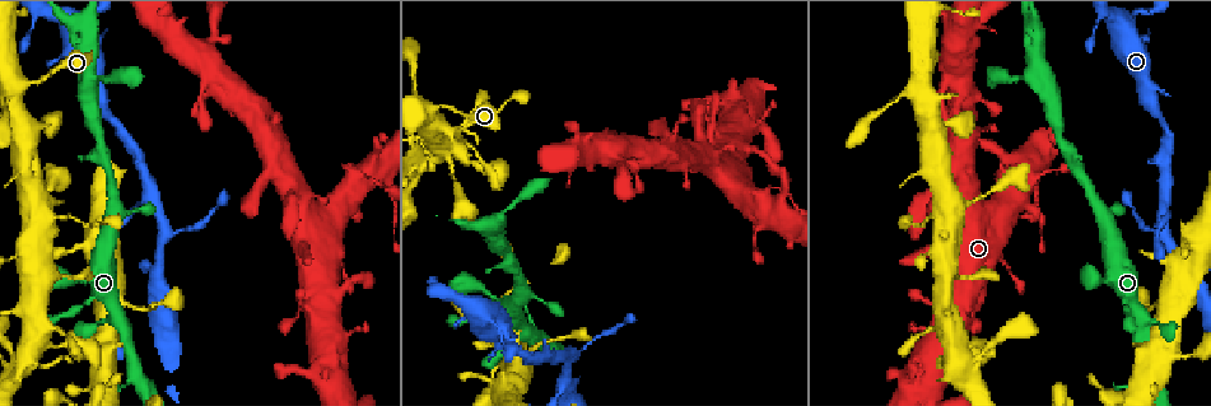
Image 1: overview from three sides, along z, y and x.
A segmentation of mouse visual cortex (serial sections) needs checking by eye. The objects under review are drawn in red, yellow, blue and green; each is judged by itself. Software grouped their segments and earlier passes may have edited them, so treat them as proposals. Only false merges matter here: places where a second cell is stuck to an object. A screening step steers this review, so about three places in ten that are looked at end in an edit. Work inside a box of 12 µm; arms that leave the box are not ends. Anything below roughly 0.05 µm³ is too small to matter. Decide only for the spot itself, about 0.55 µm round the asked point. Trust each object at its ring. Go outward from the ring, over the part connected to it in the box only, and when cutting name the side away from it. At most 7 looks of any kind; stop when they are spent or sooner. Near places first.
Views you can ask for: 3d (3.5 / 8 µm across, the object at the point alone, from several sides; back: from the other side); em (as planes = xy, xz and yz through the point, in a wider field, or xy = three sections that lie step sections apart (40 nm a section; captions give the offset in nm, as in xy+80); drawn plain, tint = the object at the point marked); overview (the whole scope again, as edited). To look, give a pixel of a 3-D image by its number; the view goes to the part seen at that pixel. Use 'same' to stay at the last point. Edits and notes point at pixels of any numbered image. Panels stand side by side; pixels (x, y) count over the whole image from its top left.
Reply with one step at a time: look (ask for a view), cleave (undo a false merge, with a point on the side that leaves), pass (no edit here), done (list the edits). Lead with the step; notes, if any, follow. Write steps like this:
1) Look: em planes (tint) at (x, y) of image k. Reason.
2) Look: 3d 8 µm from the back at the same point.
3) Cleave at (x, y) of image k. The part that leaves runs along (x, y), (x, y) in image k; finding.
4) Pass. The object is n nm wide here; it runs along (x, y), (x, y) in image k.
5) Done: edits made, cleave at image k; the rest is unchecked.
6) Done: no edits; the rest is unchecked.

Look: 3d 3.5 µm at (778, 205) of image 1. Abrupt turn.

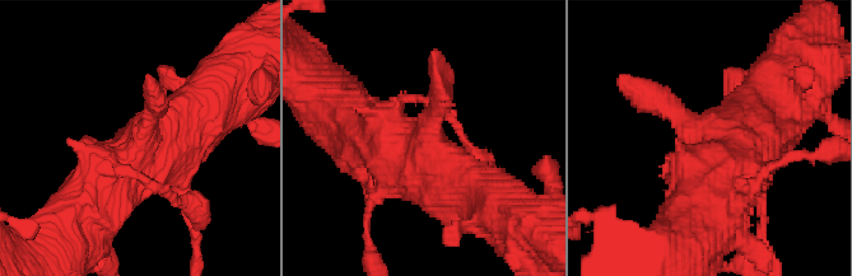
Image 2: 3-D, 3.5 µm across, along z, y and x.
Look: em xy step 2 (tint) at (141, 141) of image 2.

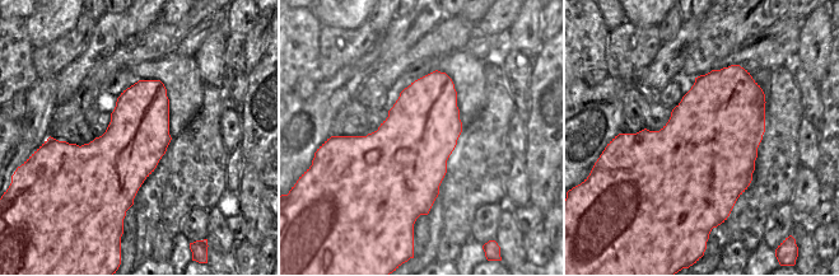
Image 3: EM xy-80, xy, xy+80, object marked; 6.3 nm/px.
Pass. It runs along (71, 233), (192, 124) in image 2; all the same cell.

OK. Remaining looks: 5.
Look: 3d 8 µm at (1105, 212) of image 1. Sudden change in width.

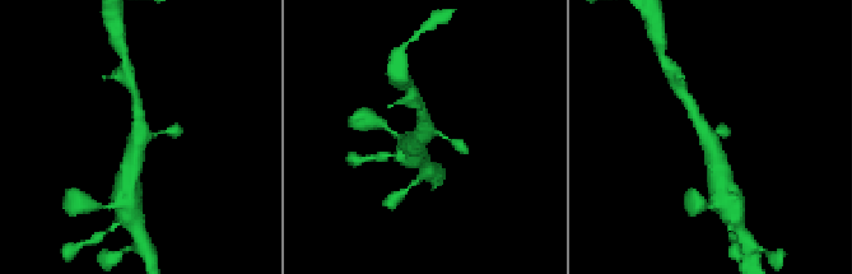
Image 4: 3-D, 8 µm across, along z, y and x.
Look: 3d 3.5 µm at (424, 133) of image 4.

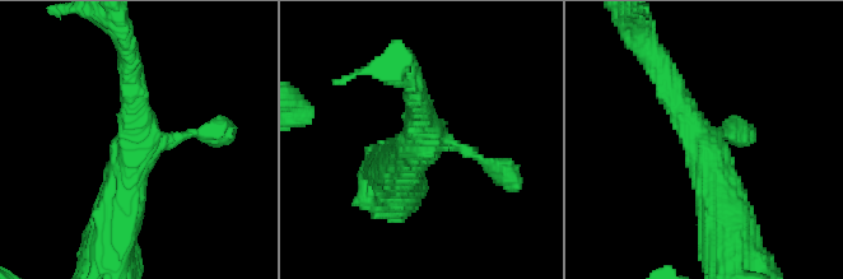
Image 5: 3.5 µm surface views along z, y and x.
Look: em planes (tint) at (135, 142) of image 5. Now the EM.

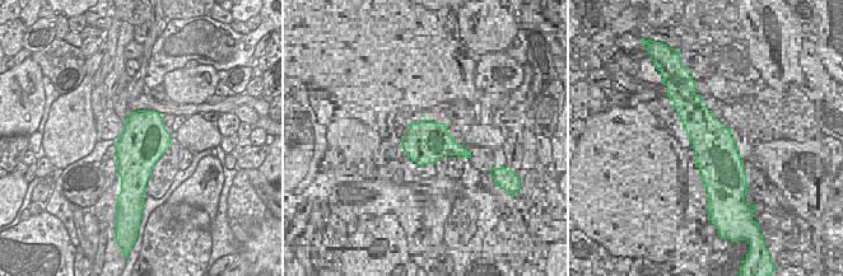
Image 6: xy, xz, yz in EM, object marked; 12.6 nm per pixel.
Pass. The object is 600 nm wide here; it runs along (730, 222), (707, 150), (661, 69) in image 5; all the same cell.

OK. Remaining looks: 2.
Look: 3d 8 µm from the back at (959, 200) of image 1.

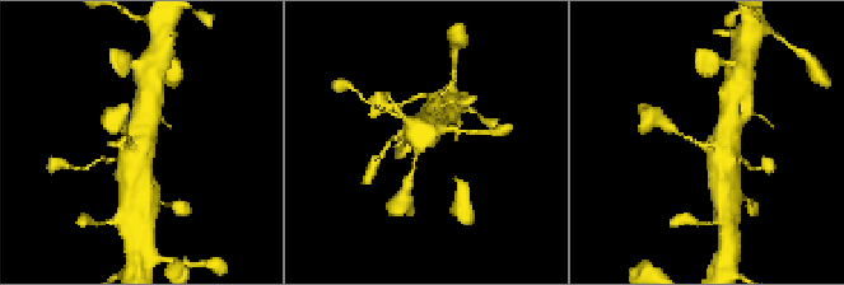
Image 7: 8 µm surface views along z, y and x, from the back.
Look: em planes (tint) at (712, 140) of image 7.

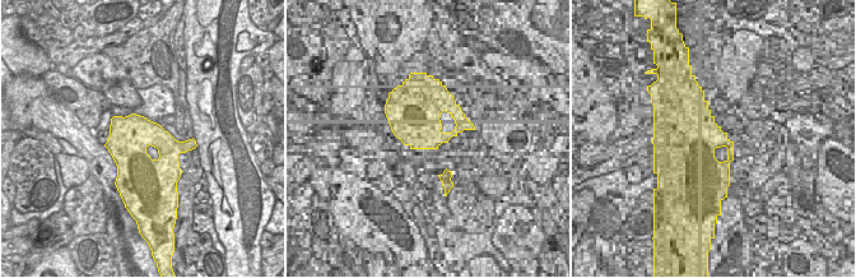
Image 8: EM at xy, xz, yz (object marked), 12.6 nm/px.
Pass. It runs along (143, 126), (131, 168), (135, 196) in image 7; continuous, no second cell.

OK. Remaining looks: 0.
Done: no edits; the rest is unchecked.

